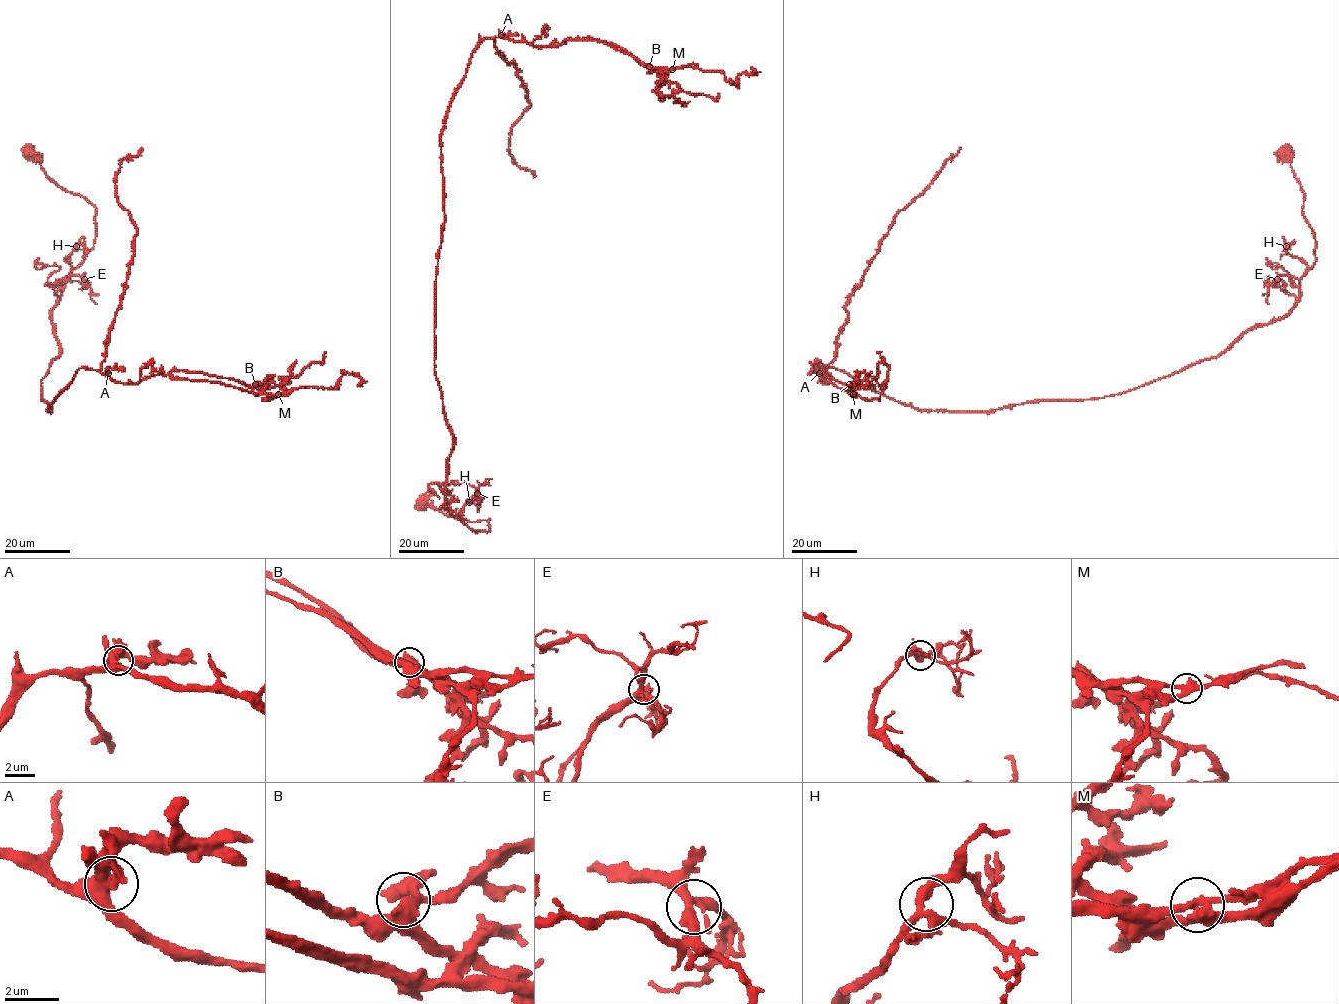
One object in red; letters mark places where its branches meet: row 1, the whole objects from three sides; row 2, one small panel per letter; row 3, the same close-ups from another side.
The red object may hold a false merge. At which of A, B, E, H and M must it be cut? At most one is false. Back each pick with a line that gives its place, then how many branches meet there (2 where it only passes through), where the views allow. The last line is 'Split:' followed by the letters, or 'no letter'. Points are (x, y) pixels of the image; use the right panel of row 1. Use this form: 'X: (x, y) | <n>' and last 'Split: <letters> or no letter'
M: (853, 394) | 4
Split: M

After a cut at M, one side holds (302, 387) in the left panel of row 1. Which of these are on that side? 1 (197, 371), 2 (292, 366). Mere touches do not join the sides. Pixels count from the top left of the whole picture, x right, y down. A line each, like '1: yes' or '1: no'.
1: yes
2: yes

